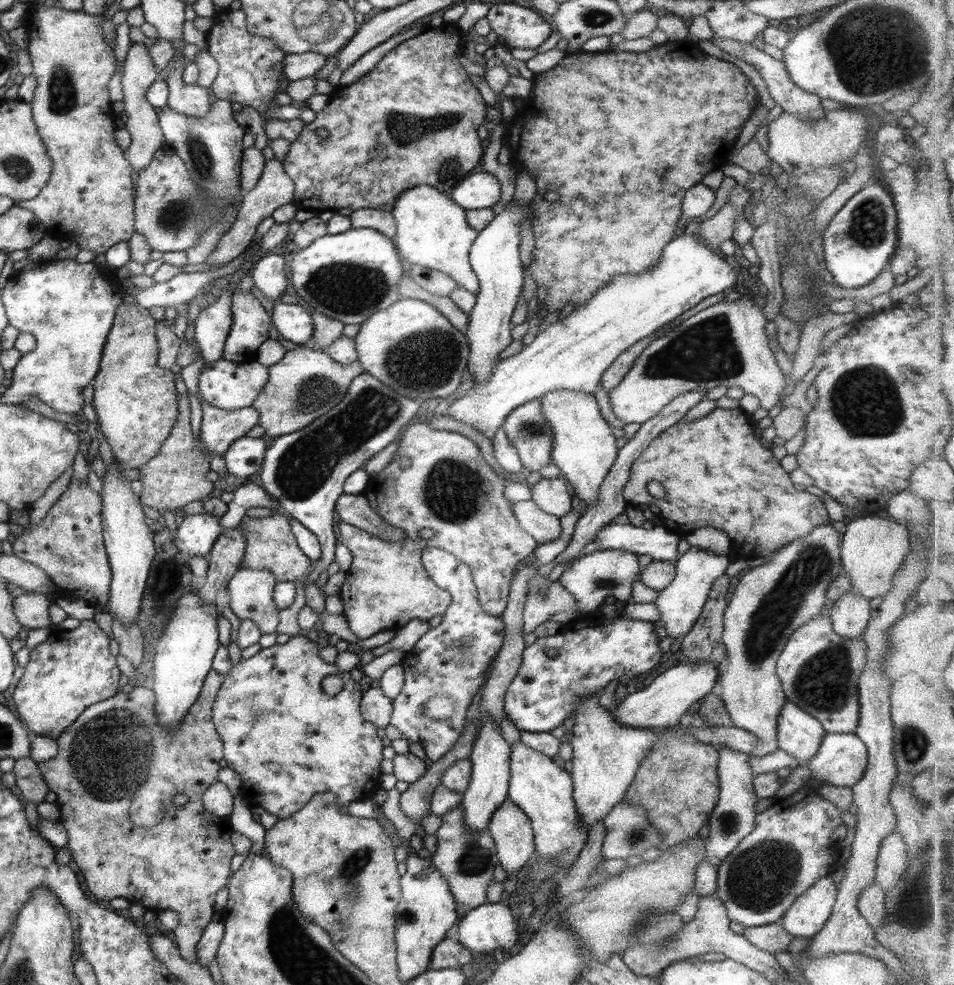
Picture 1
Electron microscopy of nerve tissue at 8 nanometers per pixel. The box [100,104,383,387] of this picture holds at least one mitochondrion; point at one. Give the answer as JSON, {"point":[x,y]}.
{"point":[173,216]}

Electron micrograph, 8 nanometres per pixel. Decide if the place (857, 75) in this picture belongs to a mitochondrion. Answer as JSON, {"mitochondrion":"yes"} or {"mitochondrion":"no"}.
{"mitochondrion":"yes"}

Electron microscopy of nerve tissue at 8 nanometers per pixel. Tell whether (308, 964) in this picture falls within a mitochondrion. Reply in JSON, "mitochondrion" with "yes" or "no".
{"mitochondrion":"yes"}

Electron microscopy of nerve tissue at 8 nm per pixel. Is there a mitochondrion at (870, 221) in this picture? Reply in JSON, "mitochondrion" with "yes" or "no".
{"mitochondrion":"yes"}

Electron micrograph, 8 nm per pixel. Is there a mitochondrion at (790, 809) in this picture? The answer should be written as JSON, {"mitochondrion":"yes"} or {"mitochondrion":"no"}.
{"mitochondrion":"no"}

